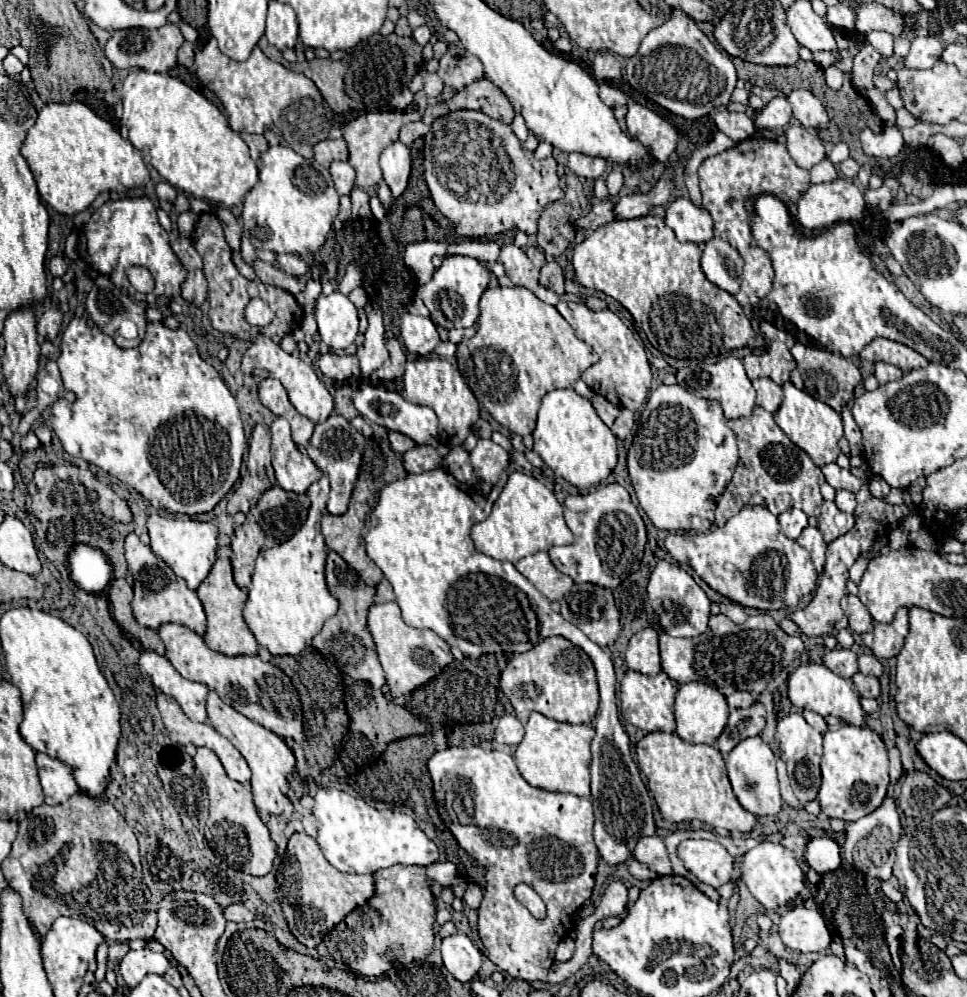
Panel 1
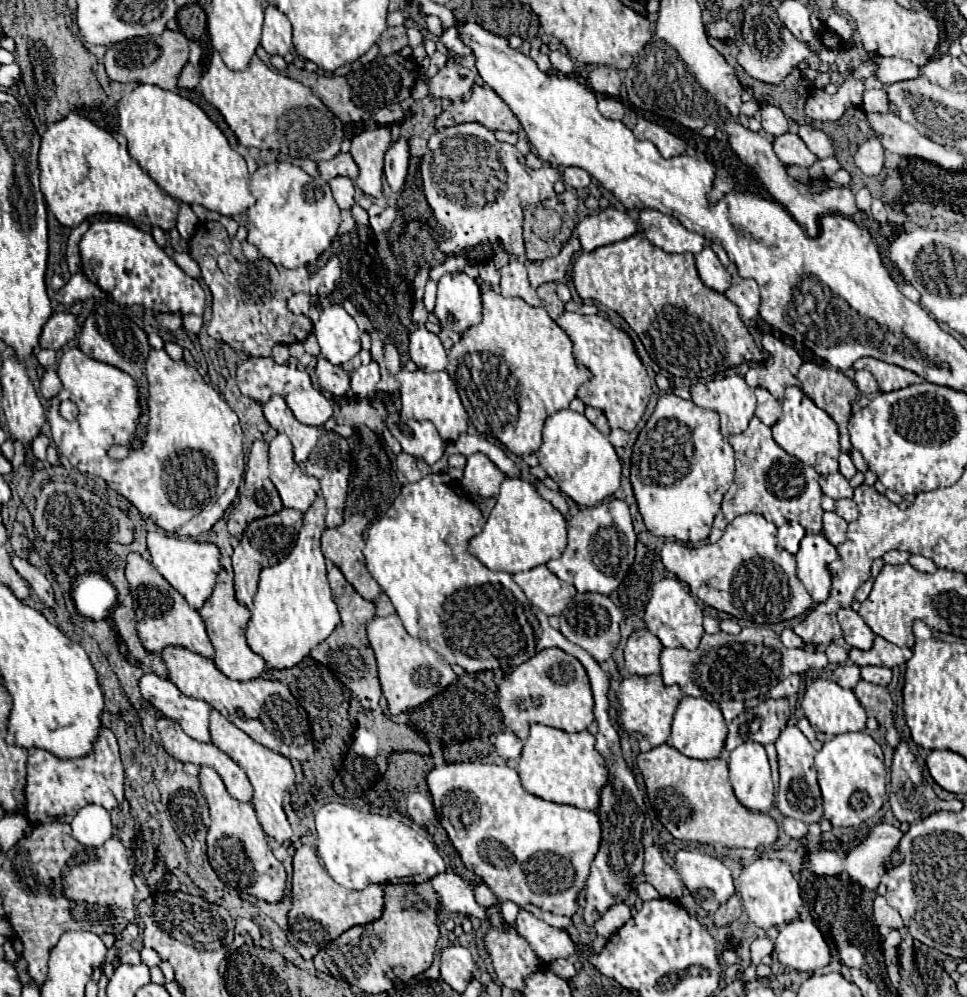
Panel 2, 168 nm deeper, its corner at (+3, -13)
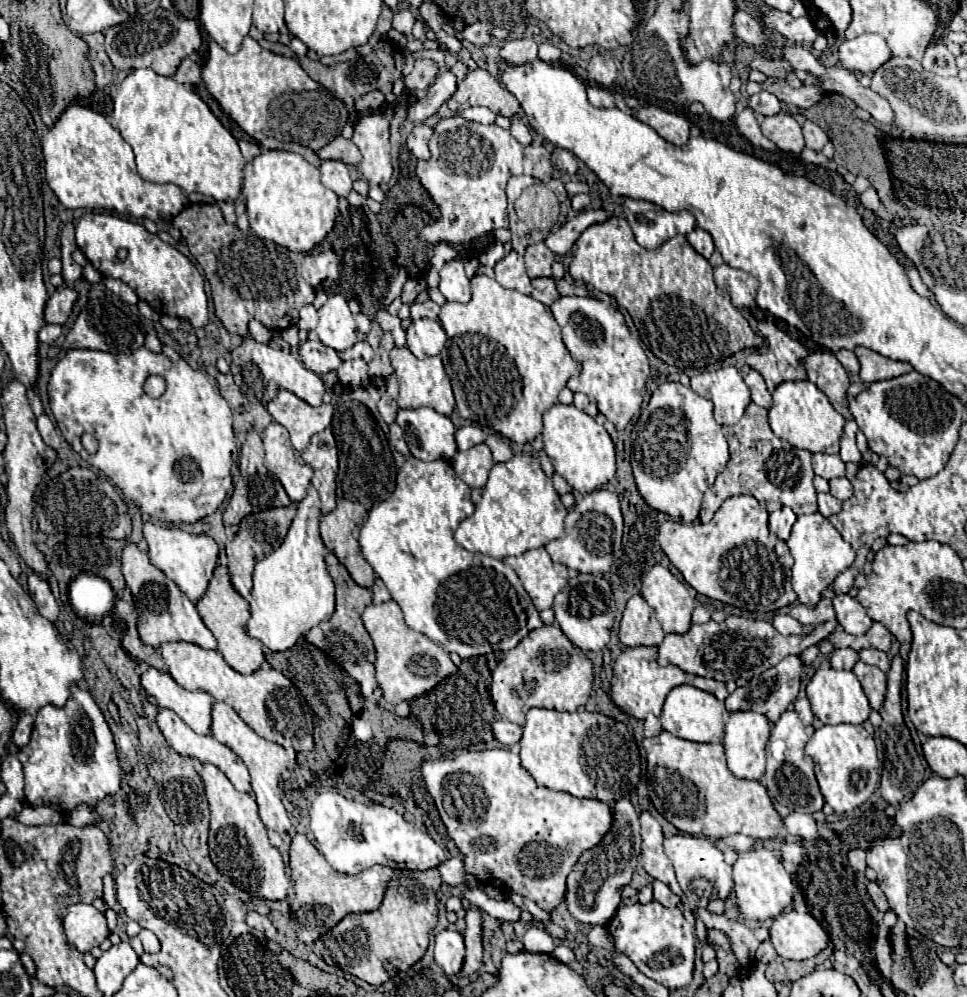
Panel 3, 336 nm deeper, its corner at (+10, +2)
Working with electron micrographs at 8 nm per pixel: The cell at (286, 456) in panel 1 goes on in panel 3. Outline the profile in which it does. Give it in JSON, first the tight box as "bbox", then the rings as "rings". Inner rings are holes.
{"bbox":[263,422,313,502],"rings":[[[271,422],[263,430],[263,444],[265,444],[265,468],[281,480],[285,492],[293,502],[301,502],[311,482],[313,468],[297,462],[289,440],[289,432],[277,422]]]}

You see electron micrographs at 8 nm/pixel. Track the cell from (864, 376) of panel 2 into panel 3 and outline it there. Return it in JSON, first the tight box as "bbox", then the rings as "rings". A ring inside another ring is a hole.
{"bbox":[835,350,859,376],"rings":[[[837,350],[835,356],[837,356],[837,360],[841,362],[841,366],[843,366],[849,374],[855,376],[855,374],[859,372],[859,360],[857,360],[857,356],[855,356],[851,350]]]}

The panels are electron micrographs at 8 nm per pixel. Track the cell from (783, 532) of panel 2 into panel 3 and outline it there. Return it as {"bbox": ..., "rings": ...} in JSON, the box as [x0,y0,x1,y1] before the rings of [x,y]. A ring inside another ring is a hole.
{"bbox":[769,508,795,540],"rings":[[[783,508],[781,512],[773,512],[769,516],[769,530],[781,540],[787,540],[793,522],[795,522],[795,514],[789,508]]]}

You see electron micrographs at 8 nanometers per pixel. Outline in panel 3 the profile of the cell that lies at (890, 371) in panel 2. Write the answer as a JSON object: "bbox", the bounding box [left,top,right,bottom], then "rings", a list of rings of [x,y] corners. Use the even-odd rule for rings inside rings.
{"bbox":[855,348,911,384],"rings":[[[855,348],[855,354],[859,358],[859,364],[861,364],[861,370],[859,370],[859,378],[861,382],[865,384],[871,384],[871,382],[879,382],[879,380],[889,380],[889,378],[897,378],[897,376],[903,376],[907,372],[911,372],[911,364],[903,364],[903,362],[895,362],[895,360],[889,360],[869,348]]]}

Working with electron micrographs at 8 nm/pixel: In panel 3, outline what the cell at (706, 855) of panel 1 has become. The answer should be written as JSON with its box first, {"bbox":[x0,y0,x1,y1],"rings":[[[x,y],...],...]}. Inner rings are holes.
{"bbox":[665,834,733,906],"rings":[[[677,834],[665,840],[665,854],[673,862],[679,886],[687,894],[689,906],[707,906],[709,900],[727,898],[733,888],[731,866],[723,860],[723,852],[705,836],[691,836],[691,834]]]}

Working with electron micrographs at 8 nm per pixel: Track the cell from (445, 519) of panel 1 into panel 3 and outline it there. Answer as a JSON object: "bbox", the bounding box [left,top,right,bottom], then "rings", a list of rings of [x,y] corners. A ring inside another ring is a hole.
{"bbox":[359,458,529,658],"rings":[[[409,458],[399,470],[395,492],[369,512],[369,518],[359,534],[363,558],[371,564],[375,574],[385,582],[393,600],[401,606],[407,626],[431,638],[445,652],[457,652],[461,658],[477,656],[477,646],[485,642],[489,642],[493,650],[507,652],[529,632],[527,616],[517,602],[515,590],[503,574],[503,562],[483,554],[471,554],[453,540],[455,528],[461,520],[471,516],[473,510],[471,488],[455,474],[447,460],[421,462]]]}

